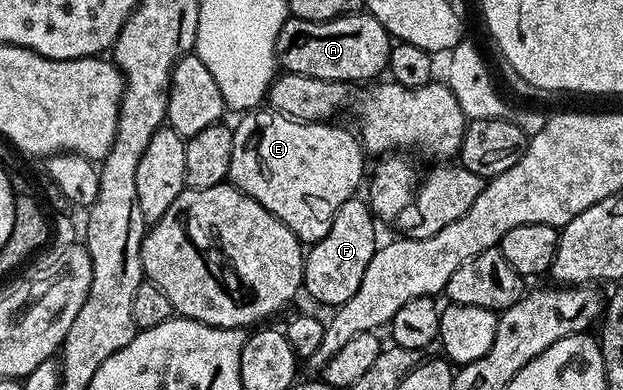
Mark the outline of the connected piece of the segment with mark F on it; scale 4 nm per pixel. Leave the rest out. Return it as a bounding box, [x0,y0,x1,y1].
[302,199,378,306]

